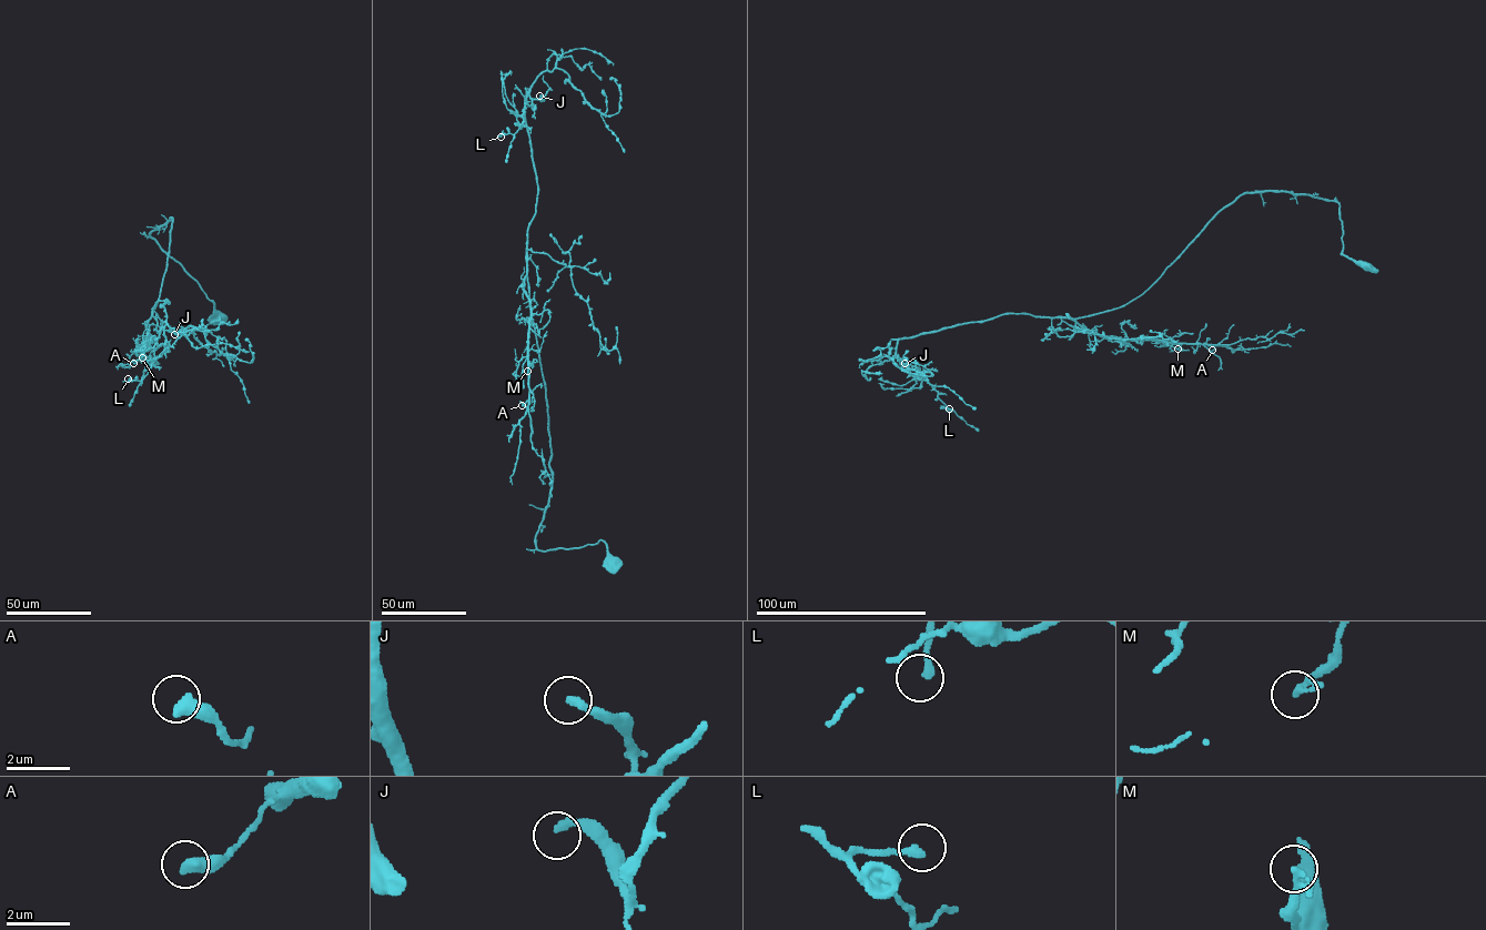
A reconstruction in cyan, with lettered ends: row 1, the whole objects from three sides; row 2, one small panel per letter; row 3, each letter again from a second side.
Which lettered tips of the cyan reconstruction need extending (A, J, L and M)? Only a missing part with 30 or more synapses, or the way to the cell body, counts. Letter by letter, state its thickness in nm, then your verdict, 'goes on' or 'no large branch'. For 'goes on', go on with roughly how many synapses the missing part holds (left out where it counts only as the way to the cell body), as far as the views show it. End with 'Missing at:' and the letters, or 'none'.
A: calibre 480 nm; no large branch
J: calibre 240 nm; no large branch
L: calibre 240 nm; no large branch
M: calibre 240 nm; no large branch
Missing at: none

